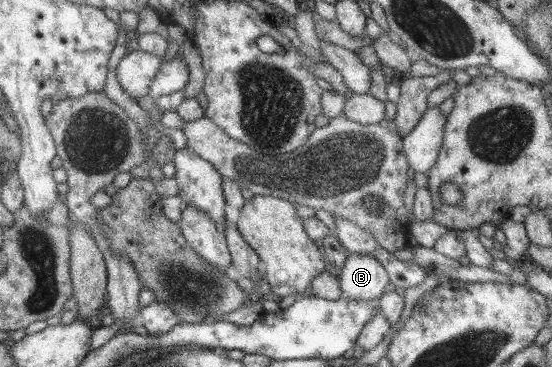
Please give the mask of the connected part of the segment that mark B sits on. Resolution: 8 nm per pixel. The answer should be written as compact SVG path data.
M347 254L338 275L343 295L355 300L379 299L389 284L386 270L379 260L367 254Z

